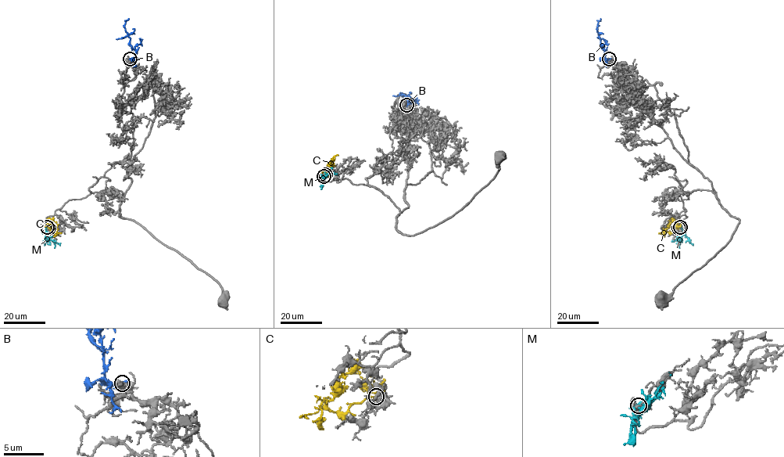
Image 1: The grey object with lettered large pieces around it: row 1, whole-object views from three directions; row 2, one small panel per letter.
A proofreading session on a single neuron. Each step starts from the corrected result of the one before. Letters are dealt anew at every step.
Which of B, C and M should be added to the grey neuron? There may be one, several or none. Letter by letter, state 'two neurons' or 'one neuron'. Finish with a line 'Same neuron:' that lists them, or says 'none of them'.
B: two neurons
C: one neuron
M: two neurons
Same neuron: C

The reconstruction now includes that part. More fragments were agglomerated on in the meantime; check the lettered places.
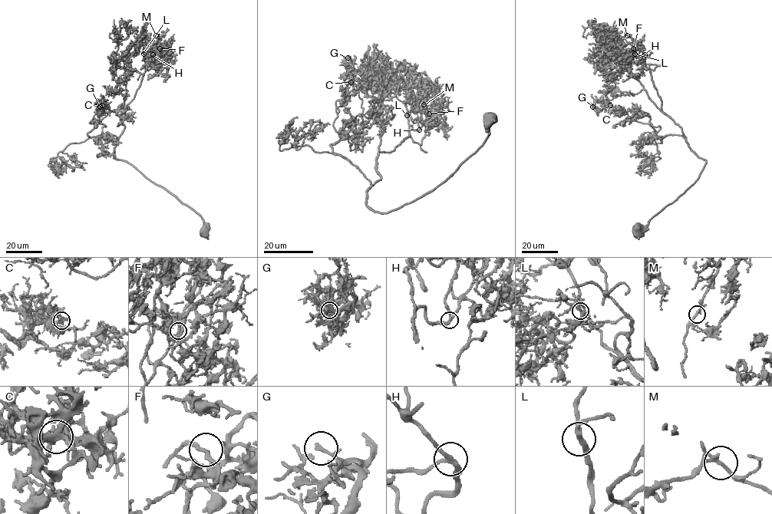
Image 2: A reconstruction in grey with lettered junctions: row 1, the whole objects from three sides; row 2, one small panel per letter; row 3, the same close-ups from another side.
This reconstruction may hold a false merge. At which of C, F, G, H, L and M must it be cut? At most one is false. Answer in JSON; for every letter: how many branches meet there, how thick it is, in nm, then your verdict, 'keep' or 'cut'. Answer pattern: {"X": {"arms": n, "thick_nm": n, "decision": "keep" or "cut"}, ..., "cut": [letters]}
{"C": {"arms": 2, "thick_nm": 200, "decision": "keep"}, "F": {"arms": 2, "thick_nm": 200, "decision": "keep"}, "G": {"arms": 2, "thick_nm": 200, "decision": "keep"}, "H": {"arms": 3, "thick_nm": 240, "decision": "keep"}, "L": {"arms": 2, "thick_nm": 300, "decision": "keep"}, "M": {"arms": 2, "thick_nm": 220, "decision": "keep"}, "cut": []}

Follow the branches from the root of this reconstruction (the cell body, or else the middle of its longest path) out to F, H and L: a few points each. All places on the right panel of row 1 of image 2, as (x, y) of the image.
F: (637, 230), (697, 179), (706, 161), (662, 110), (642, 61), (645, 55), (633, 48)
H: (637, 230), (691, 186), (706, 163), (691, 148), (681, 128), (662, 110), (649, 70), (642, 61), (644, 54)
L: (637, 230), (697, 179), (706, 161), (691, 150), (681, 128), (662, 110), (649, 70), (635, 54)

